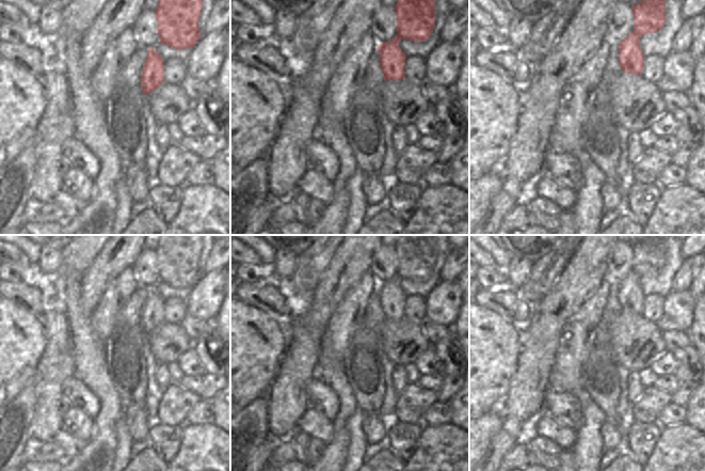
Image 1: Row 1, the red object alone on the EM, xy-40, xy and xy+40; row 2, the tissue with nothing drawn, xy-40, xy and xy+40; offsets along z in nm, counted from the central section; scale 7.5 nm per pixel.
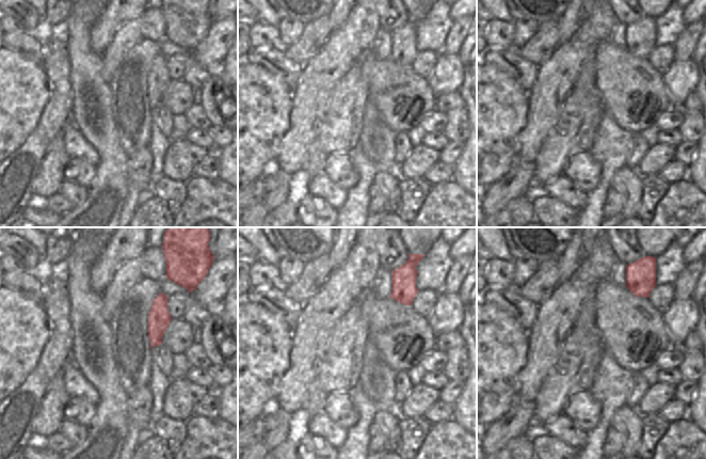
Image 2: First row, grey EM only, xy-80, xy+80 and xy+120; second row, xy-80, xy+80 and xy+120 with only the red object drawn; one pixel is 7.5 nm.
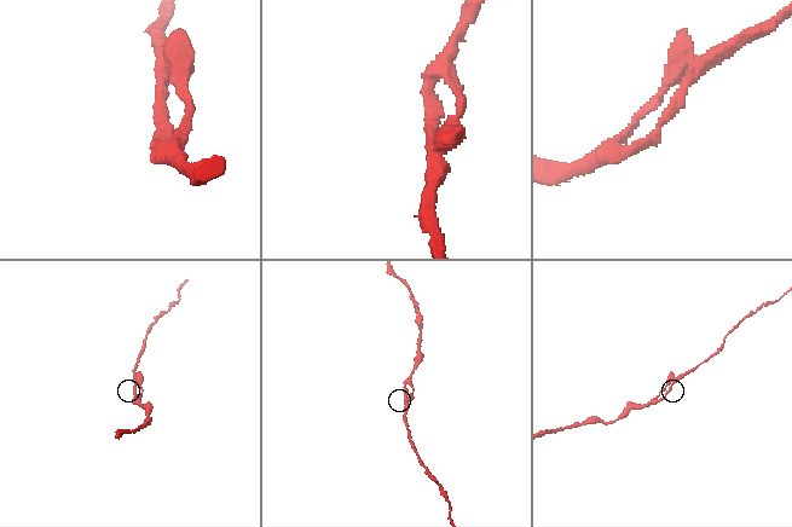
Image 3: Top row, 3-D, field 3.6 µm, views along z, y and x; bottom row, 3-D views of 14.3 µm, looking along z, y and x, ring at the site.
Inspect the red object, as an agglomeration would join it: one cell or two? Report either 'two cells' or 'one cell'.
one cell

